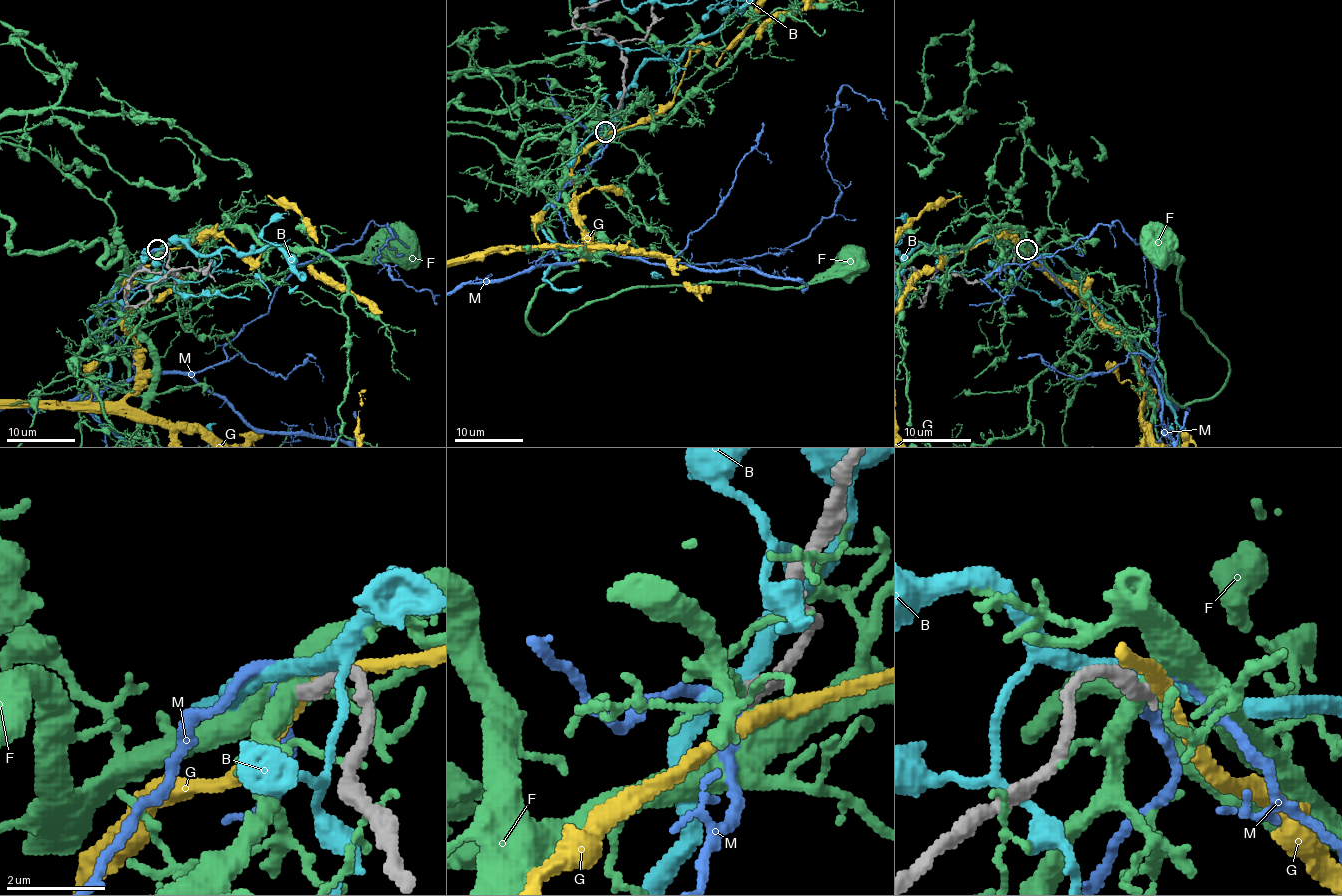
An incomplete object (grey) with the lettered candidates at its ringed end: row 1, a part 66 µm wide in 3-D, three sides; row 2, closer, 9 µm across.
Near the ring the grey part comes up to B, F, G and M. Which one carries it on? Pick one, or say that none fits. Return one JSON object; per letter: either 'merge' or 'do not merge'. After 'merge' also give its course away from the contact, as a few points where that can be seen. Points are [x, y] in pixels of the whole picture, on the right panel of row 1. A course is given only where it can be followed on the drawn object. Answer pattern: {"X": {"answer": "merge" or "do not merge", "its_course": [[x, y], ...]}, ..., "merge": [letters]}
{"B": {"answer": "do not merge"}, "F": {"answer": "do not merge"}, "G": {"answer": "do not merge"}, "M": {"answer": "do not merge"}, "merge": []}

